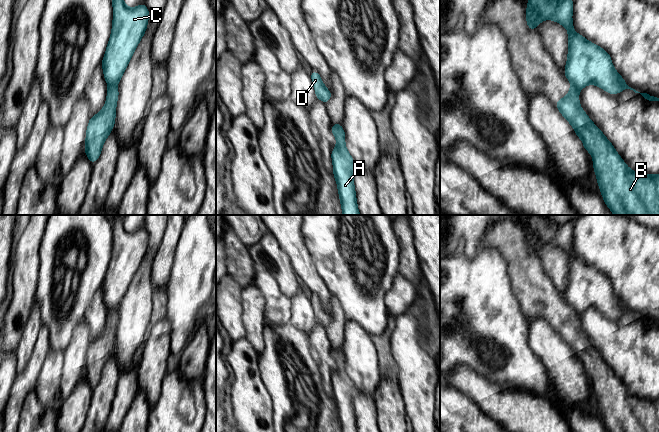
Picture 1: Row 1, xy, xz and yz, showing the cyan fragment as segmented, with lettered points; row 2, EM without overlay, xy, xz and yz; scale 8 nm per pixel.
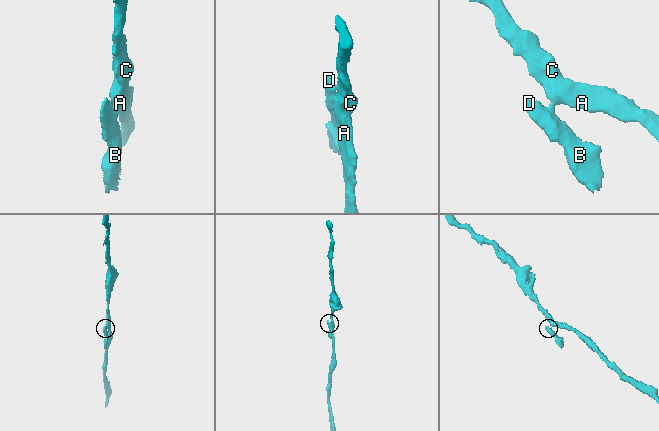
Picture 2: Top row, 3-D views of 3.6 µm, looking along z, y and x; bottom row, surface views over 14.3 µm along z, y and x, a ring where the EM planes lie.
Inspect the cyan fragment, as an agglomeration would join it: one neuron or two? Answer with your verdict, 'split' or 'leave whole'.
split

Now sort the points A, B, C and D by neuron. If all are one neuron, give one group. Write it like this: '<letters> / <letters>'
A C / B D

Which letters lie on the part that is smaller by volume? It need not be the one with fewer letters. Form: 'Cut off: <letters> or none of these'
Cut off: B, D

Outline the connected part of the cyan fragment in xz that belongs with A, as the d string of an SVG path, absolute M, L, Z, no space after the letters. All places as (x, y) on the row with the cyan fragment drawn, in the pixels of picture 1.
M332 125L331 131L337 140L331 158L343 215L360 215L353 181L353 173L357 167L346 149L344 129L341 125Z

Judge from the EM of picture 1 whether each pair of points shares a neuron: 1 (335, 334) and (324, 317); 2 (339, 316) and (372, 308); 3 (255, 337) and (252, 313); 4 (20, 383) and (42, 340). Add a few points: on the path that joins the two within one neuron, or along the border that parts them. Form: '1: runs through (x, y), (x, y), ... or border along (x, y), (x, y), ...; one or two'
1: runs through (335, 330), (328, 321); one
2: border along (332, 295), (338, 300), (347, 319); two
3: runs through (254, 331), (253, 319); one
4: runs through (31, 372), (40, 351); one

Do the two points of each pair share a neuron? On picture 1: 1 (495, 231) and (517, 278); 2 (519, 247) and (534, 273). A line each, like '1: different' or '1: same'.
1: same
2: same

